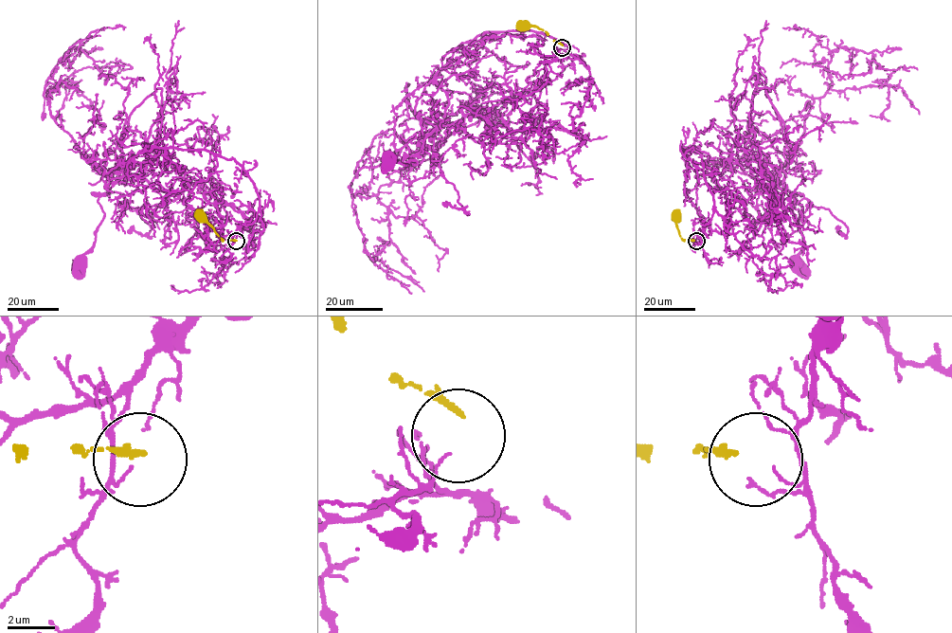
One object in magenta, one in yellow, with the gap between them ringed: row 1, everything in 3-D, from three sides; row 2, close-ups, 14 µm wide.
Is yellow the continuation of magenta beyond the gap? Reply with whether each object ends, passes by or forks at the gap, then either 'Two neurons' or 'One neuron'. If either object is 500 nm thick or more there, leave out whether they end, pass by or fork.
At the ring magenta ends. At the ring yellow ends. Two neurons

